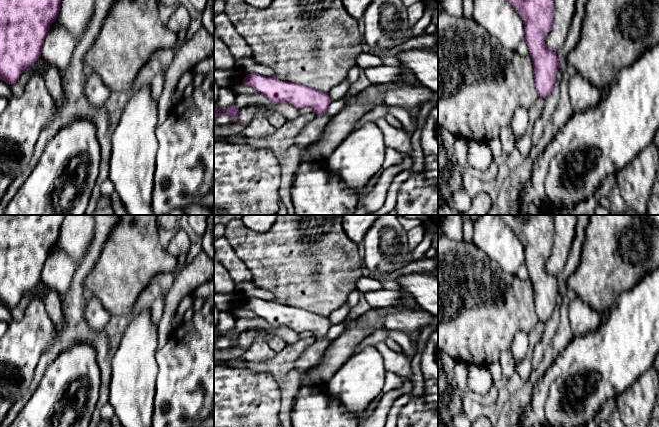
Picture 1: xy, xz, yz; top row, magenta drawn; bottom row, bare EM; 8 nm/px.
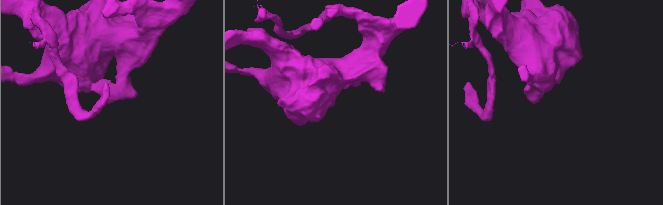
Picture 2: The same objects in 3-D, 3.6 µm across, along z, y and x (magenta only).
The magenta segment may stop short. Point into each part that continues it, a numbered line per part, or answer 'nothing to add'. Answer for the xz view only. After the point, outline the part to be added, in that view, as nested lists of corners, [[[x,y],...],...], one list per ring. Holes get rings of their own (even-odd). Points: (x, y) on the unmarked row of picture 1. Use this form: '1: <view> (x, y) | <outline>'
1: xz (311, 356) | [[[325,337],[316,338],[314,343],[307,347],[294,361],[294,369],[300,374],[304,374],[310,369],[316,367],[328,349],[330,342],[331,341]]]

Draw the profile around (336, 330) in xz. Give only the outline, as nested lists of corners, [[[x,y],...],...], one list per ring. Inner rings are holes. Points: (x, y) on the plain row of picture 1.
[[[346,321],[341,322],[339,324],[331,325],[327,334],[325,335],[325,338],[327,338],[330,341],[336,339],[343,333],[343,331],[346,329],[346,327],[347,327]]]

